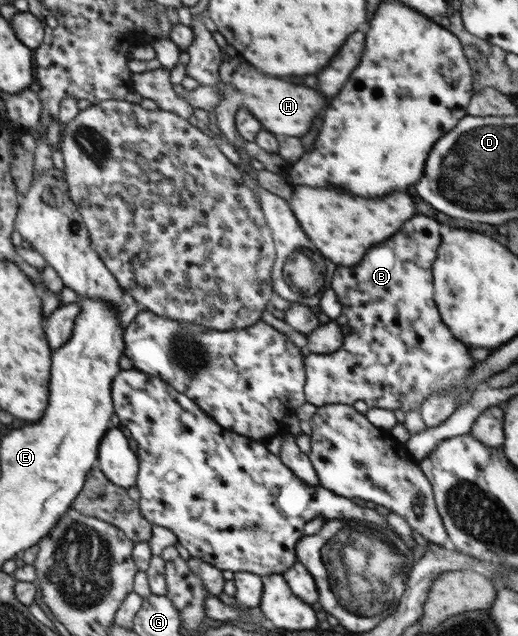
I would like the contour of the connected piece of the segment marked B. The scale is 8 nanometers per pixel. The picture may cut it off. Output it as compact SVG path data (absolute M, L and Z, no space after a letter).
M413 216L387 242L371 248L361 264L336 268L330 292L339 299L351 329L344 336L342 347L334 353L304 356L306 402L320 407L326 404L353 405L357 400L363 400L369 409L393 411L399 408L407 413L420 408L428 396L436 392L452 392L456 406L472 400L475 390L462 387L461 380L468 378L479 362L471 357L470 349L452 335L434 301L432 266L441 244L440 236L437 220L429 216Z

